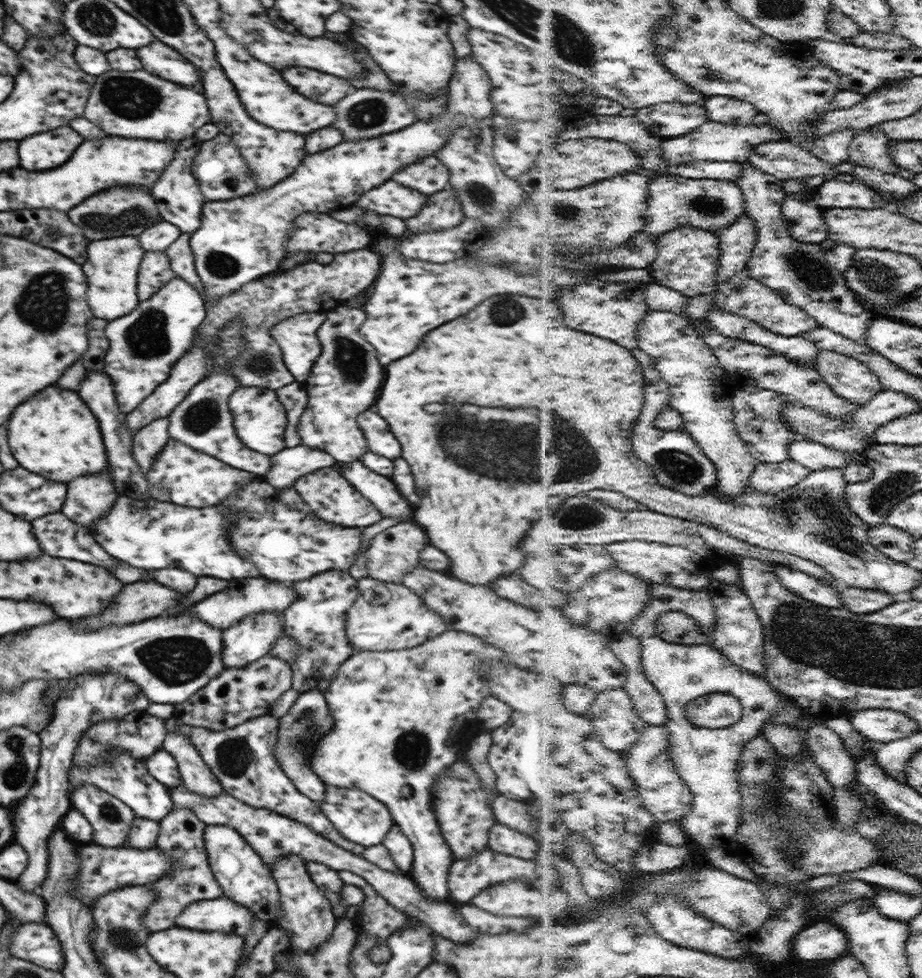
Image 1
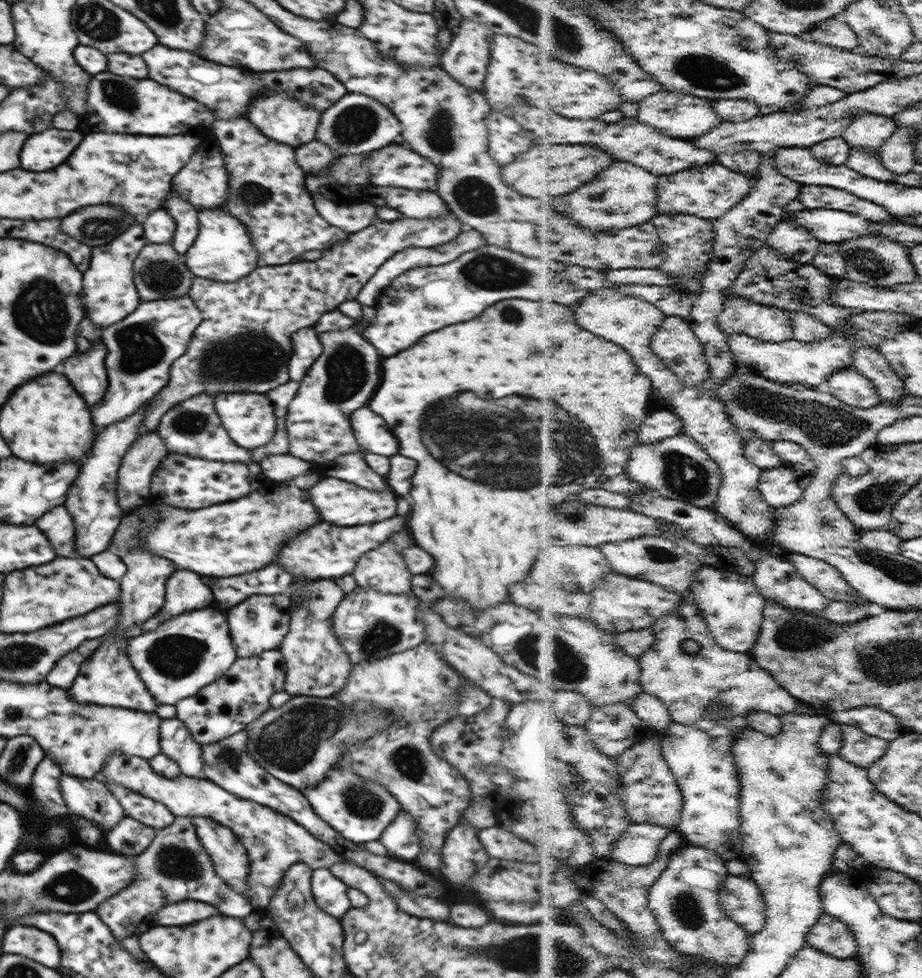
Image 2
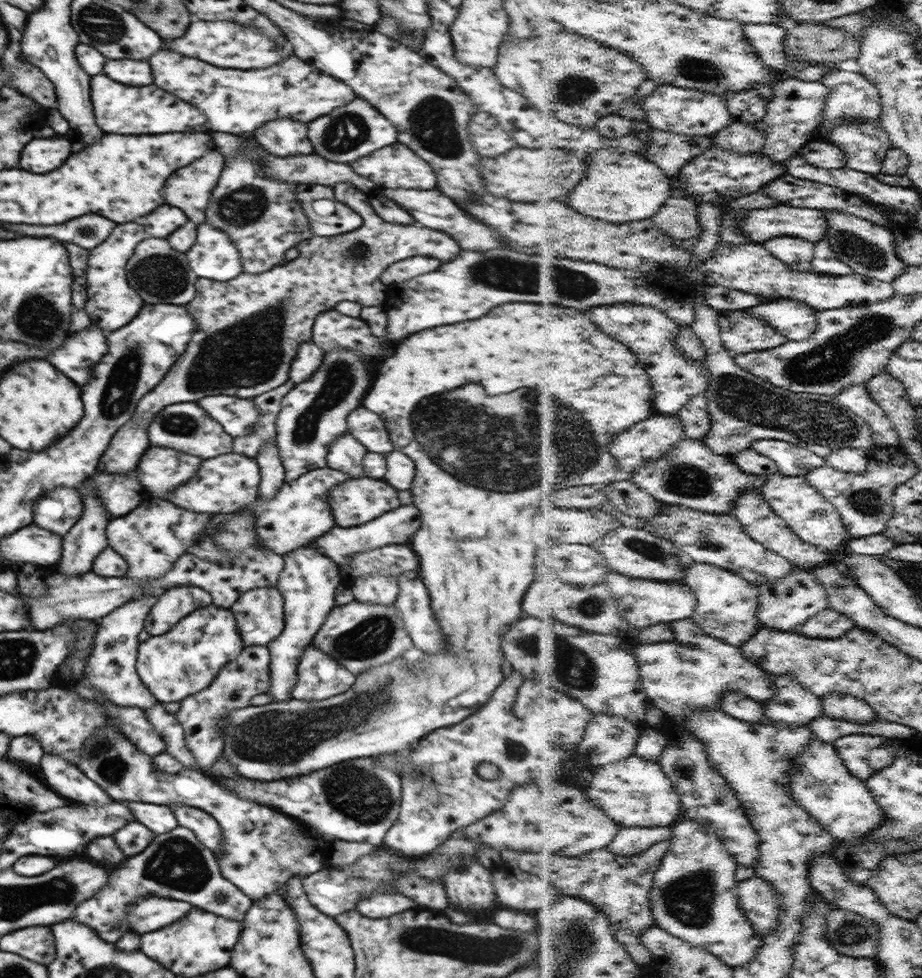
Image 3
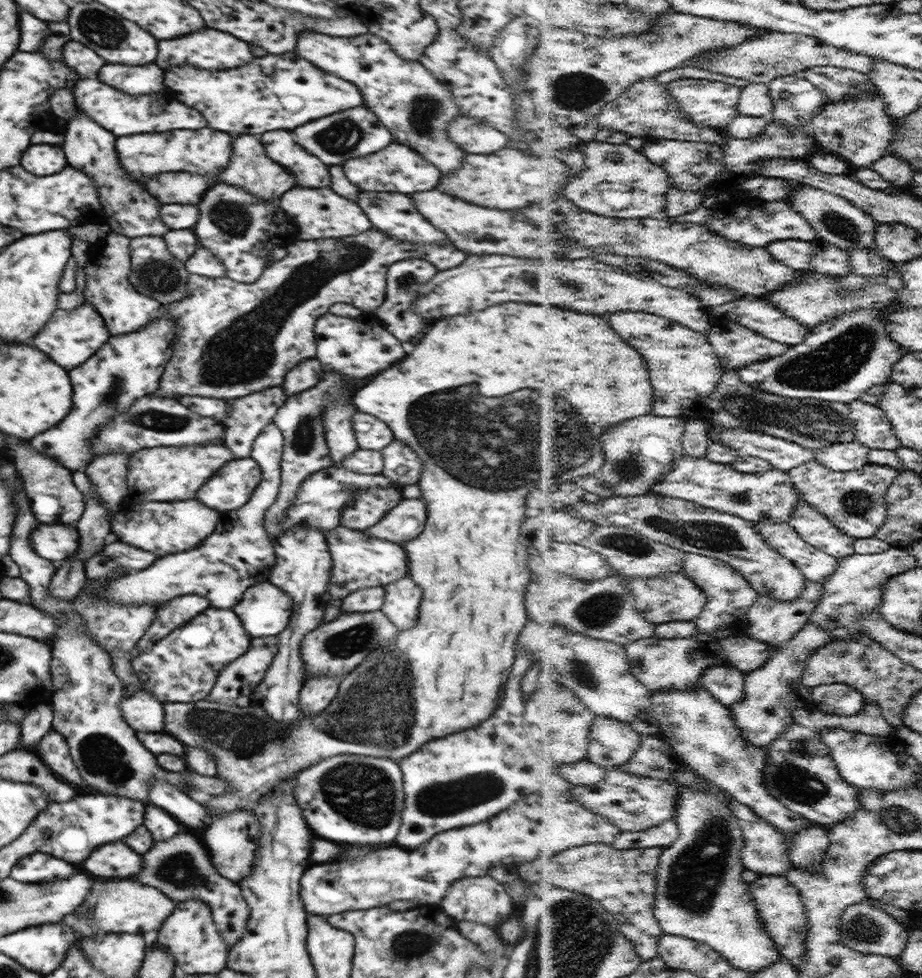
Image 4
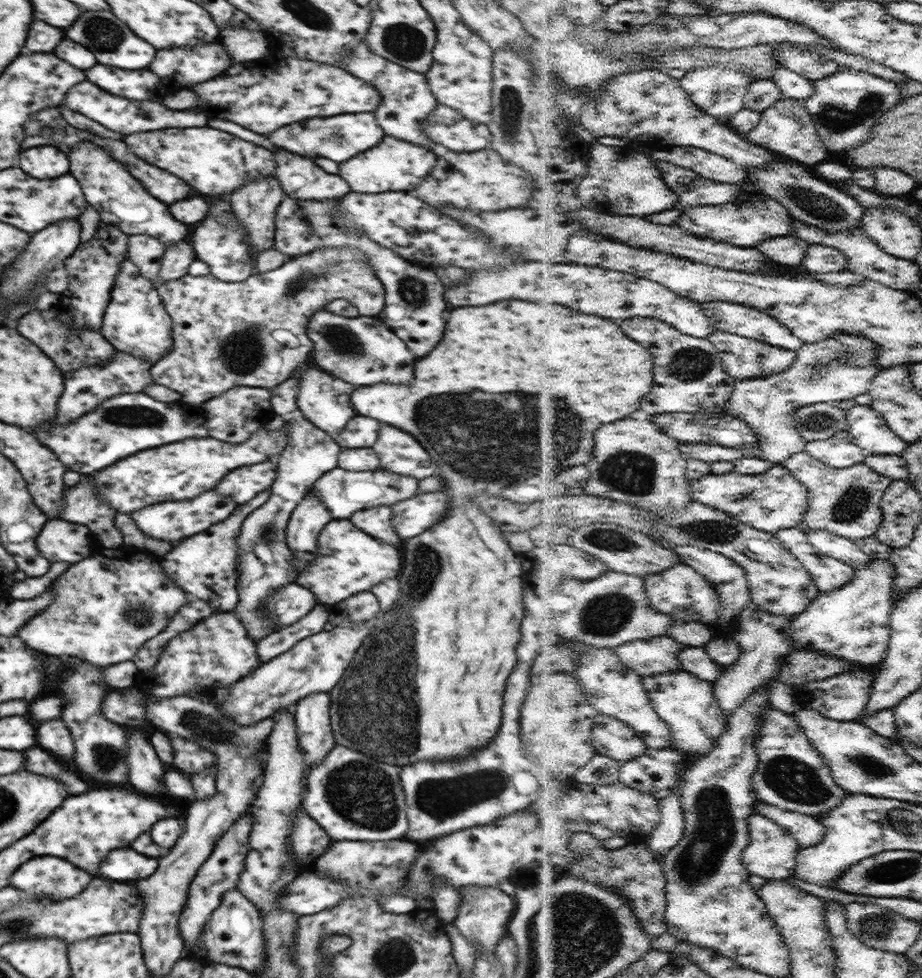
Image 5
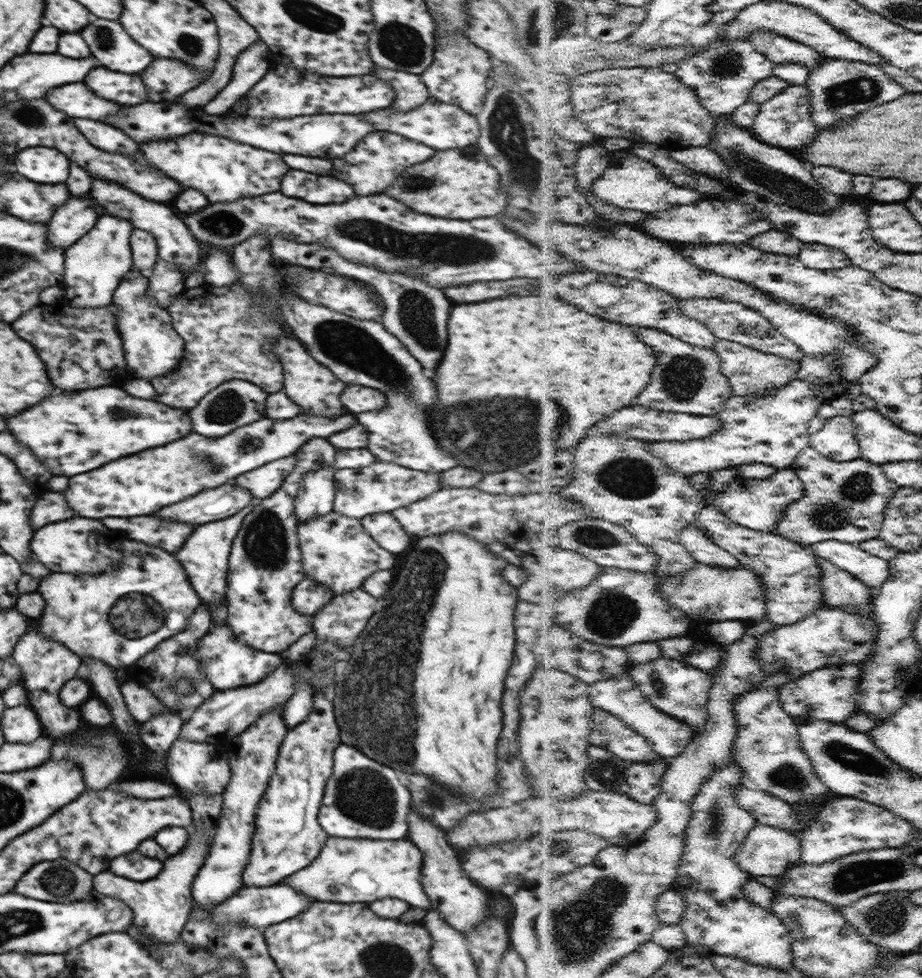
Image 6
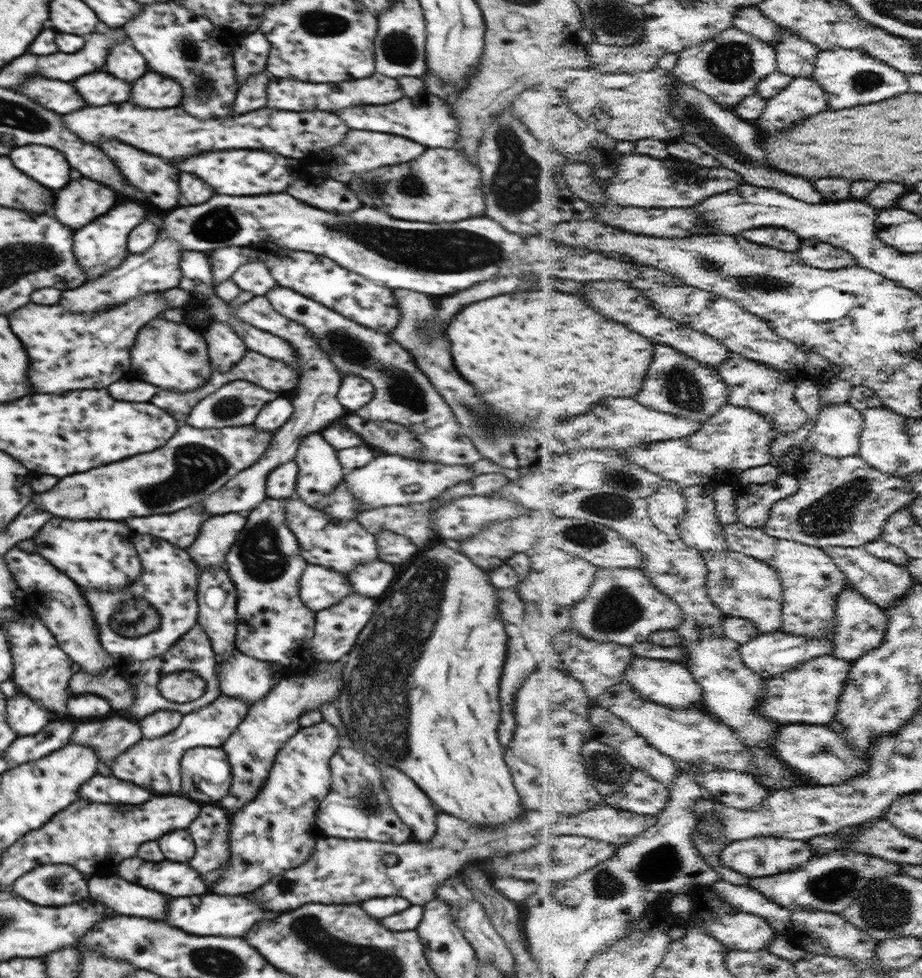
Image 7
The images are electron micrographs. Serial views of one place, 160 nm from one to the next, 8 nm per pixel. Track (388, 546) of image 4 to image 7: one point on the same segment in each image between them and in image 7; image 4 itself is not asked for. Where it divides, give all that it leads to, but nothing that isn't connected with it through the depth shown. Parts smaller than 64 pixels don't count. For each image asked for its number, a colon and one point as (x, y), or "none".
5: (348, 561)
6: (336, 551)
7: (341, 545)

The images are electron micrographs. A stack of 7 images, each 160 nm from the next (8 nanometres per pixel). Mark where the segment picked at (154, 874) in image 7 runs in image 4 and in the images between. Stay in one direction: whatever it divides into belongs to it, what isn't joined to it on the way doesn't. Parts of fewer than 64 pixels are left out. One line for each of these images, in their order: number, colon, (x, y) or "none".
4: (116, 861)
5: (125, 864)
6: (132, 866)

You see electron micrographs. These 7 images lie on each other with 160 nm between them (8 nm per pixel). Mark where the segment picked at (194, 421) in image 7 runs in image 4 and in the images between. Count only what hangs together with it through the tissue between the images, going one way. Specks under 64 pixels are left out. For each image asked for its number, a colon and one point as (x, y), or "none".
4: (248, 415)
5: (234, 415)
6: (235, 403)

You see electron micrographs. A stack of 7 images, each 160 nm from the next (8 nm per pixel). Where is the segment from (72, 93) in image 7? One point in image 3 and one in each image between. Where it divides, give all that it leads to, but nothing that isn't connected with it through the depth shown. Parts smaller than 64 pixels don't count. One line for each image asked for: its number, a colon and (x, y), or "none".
3: (118, 108)
4: (123, 115)
5: (121, 115)
6: (76, 100)

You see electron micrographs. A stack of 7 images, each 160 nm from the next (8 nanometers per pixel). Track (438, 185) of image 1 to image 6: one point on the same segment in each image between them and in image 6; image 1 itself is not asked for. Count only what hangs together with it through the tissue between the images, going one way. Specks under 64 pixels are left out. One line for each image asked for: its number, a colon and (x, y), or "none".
2: (395, 165)
3: (396, 166)
4: (397, 168)
5: (394, 165)
6: (380, 157)

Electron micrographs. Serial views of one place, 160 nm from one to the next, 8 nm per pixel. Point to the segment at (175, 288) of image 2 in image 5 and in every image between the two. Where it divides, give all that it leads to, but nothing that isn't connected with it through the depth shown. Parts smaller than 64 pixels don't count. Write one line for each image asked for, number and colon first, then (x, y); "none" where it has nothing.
3: (160, 274)
4: (155, 271)
5: (146, 252)

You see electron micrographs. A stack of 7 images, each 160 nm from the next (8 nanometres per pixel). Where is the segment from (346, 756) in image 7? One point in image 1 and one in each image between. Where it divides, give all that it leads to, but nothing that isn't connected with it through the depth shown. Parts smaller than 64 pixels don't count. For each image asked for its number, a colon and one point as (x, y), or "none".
1: (358, 817)
2: (360, 810)
3: (358, 801)
4: (355, 799)
5: (352, 796)
6: (363, 799)

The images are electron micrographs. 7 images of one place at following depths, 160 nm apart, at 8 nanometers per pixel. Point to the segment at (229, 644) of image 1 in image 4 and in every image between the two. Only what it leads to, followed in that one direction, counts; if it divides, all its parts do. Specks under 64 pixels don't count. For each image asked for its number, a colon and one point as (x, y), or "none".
2: (260, 623)
3: (259, 614)
4: (265, 610)

